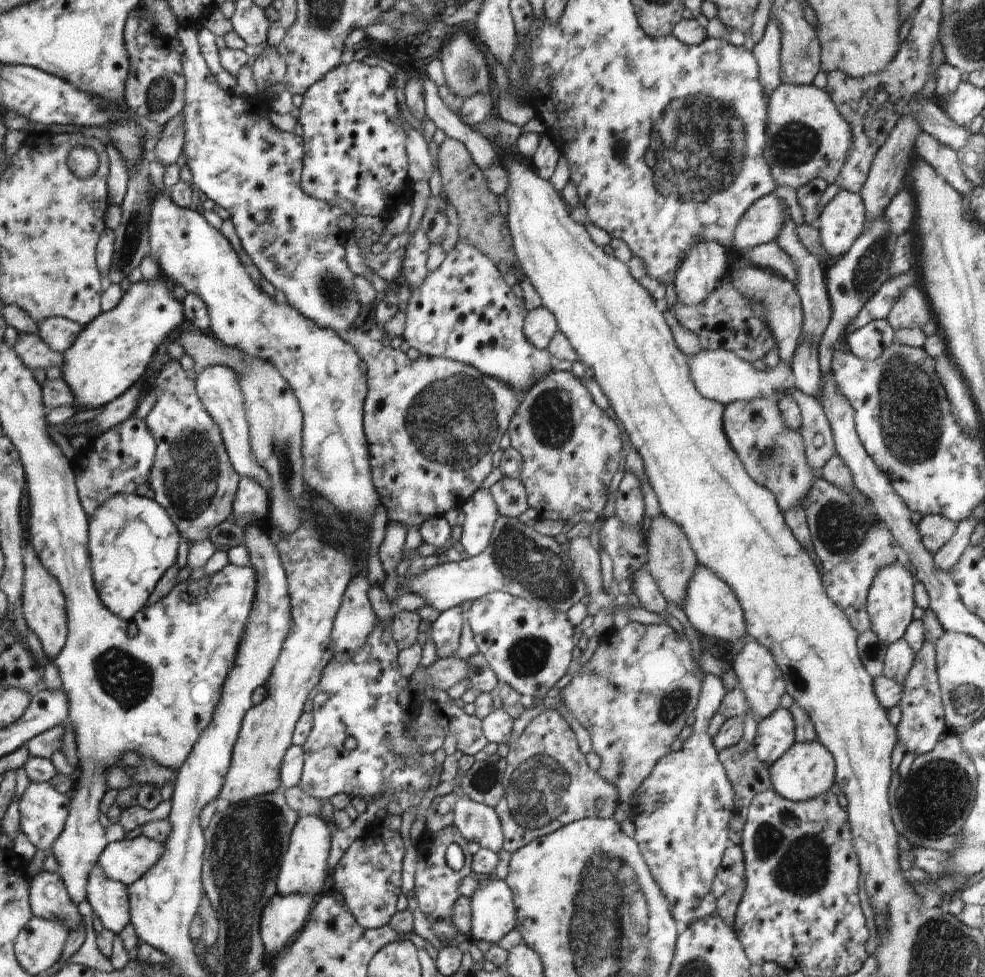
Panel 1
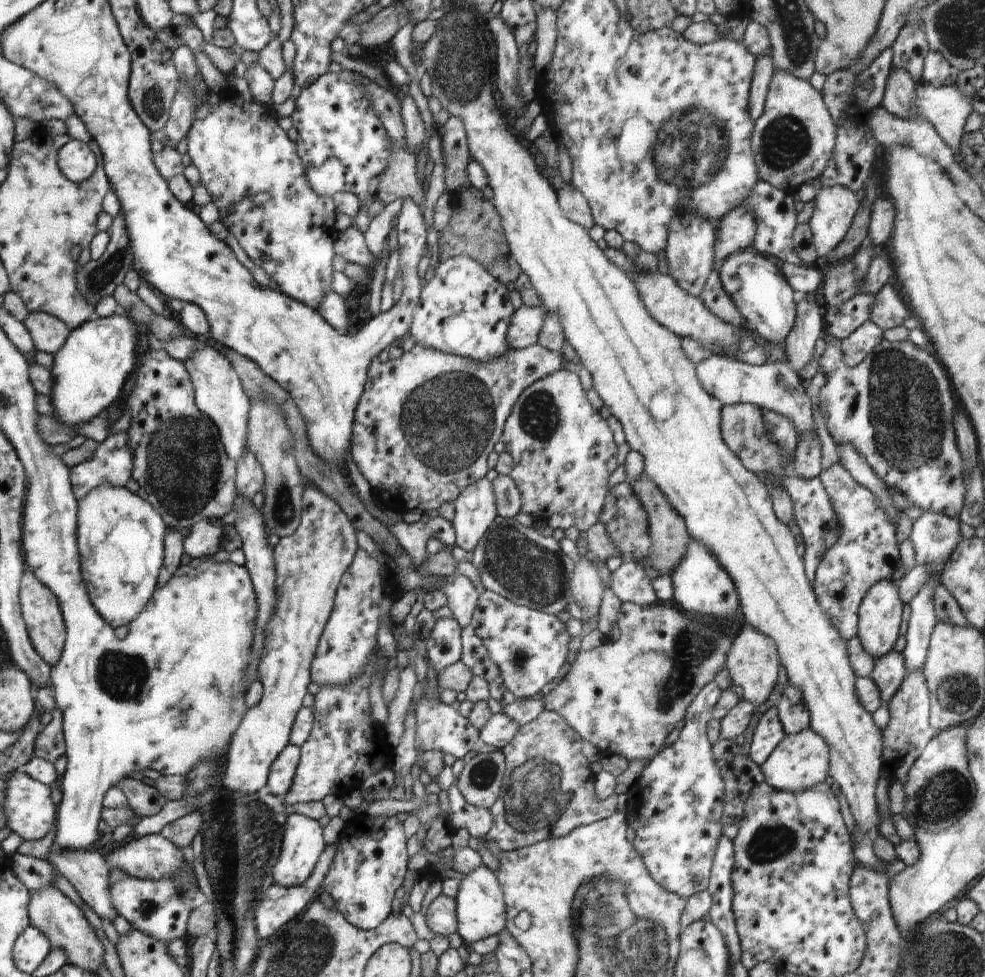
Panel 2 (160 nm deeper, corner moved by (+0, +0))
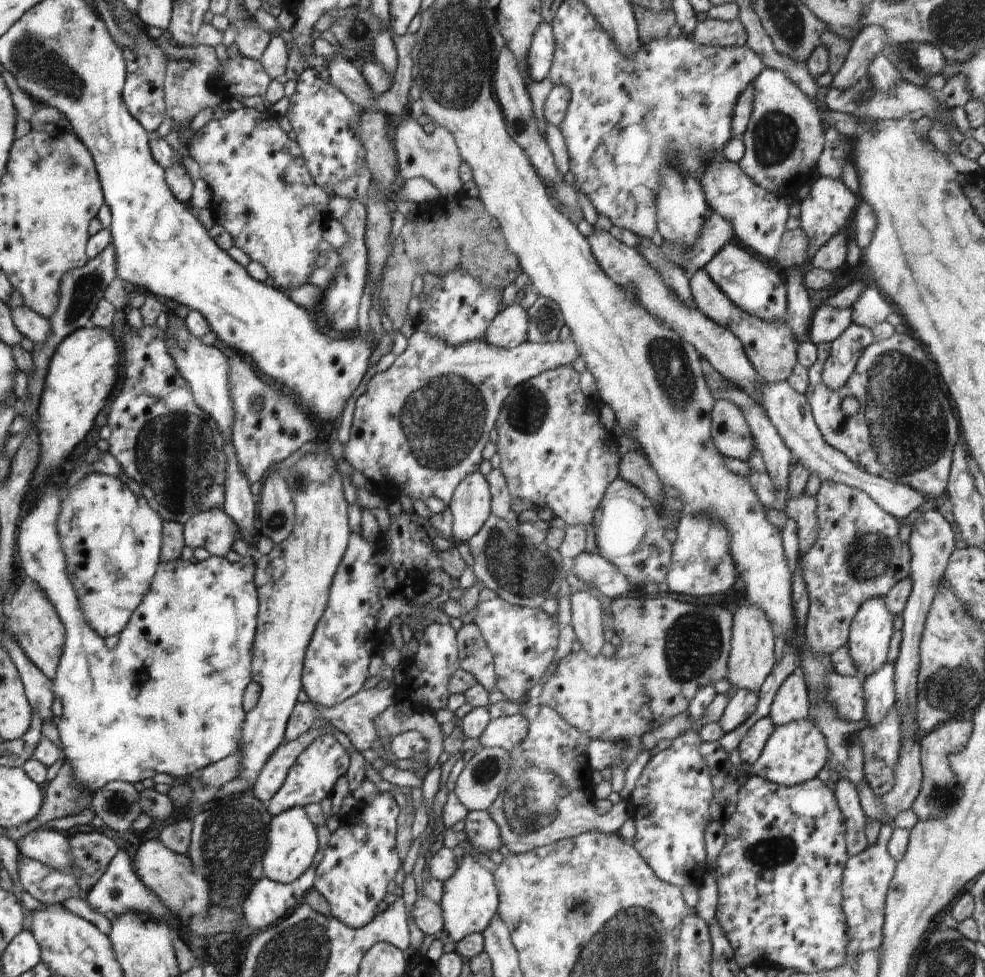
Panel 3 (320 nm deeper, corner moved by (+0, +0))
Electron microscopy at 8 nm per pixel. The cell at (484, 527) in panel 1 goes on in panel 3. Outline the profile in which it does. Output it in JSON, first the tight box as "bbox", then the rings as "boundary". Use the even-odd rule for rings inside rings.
{"bbox":[450,469,491,543],"boundary":[[[479,469],[466,475],[453,492],[450,504],[453,516],[452,540],[466,543],[491,515],[491,494],[488,481]]]}

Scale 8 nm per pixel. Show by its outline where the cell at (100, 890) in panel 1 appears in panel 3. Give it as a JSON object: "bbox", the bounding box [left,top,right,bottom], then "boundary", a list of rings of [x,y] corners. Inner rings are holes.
{"bbox":[20,829,73,869],"boundary":[[[26,829],[21,832],[20,854],[55,869],[73,867],[68,839],[54,829]]]}

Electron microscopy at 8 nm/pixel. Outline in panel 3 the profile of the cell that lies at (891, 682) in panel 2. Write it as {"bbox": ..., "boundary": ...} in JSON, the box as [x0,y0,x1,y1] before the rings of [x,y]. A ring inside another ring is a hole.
{"bbox":[863,661,896,727],"boundary":[[[887,661],[873,675],[864,678],[863,697],[868,727],[878,726],[896,702],[895,663]]]}

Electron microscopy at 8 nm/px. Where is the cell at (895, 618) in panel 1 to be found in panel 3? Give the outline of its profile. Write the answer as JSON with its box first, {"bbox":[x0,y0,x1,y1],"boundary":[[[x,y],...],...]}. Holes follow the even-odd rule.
{"bbox":[847,598,895,678],"boundary":[[[882,598],[865,600],[854,615],[854,620],[849,626],[847,645],[856,670],[864,675],[864,678],[873,675],[874,672],[882,668],[888,661],[889,644],[891,636],[895,631],[894,624],[892,623],[894,617]]]}

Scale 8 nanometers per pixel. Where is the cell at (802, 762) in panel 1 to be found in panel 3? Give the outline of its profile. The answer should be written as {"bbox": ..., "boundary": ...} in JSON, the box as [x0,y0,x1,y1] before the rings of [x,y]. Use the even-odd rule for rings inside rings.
{"bbox":[752,718,829,787],"boundary":[[[806,718],[775,726],[752,768],[756,776],[789,787],[816,777],[828,760],[829,750],[825,736],[810,718]]]}

